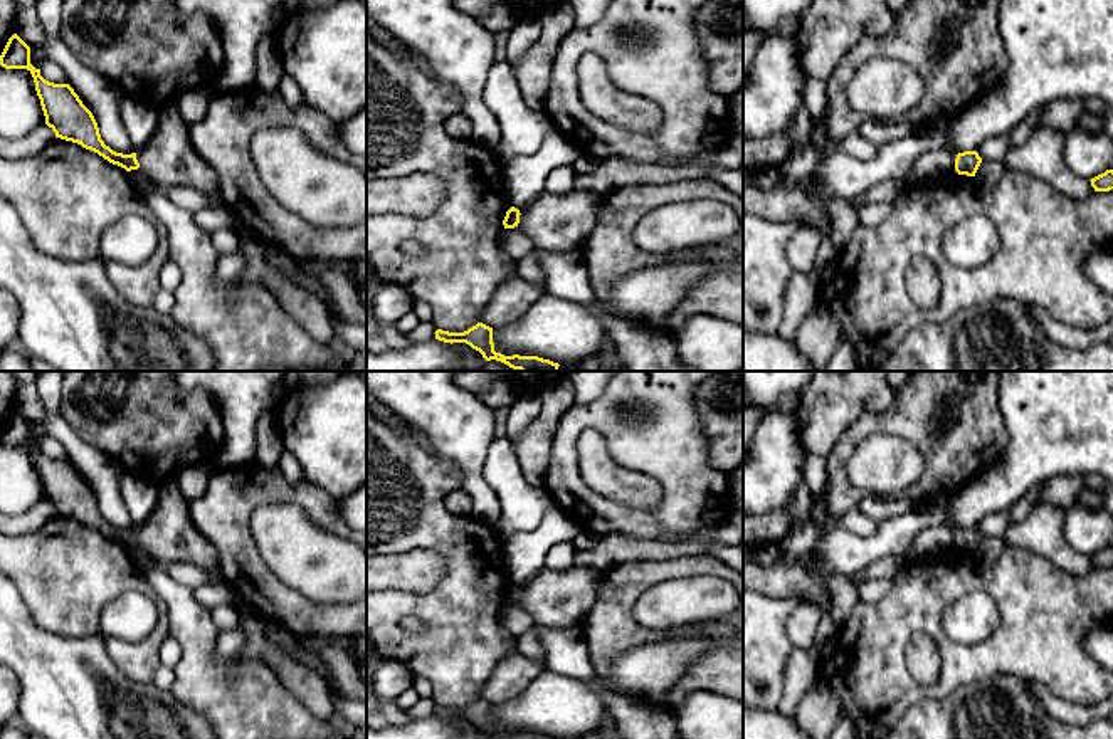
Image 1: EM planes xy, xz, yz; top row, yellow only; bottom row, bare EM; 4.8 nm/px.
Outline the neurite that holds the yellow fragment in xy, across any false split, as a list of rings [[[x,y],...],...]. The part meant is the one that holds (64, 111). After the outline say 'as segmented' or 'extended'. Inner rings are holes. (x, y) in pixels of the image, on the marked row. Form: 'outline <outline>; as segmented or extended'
outline [[[17,34],[8,39],[0,66],[27,69],[32,74],[45,124],[55,138],[77,143],[126,171],[140,168],[160,188],[190,186],[224,207],[217,173],[193,149],[188,124],[175,104],[160,111],[158,128],[141,151],[123,155],[104,144],[92,113],[69,84],[54,84],[40,76],[40,69],[30,64],[30,47]]]; extended

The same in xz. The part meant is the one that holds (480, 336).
outline [[[477,322],[476,326],[469,328],[464,333],[449,333],[437,329],[435,339],[451,344],[466,343],[472,349],[479,351],[486,361],[496,359],[520,371],[558,371],[560,366],[558,363],[538,356],[520,356],[520,354],[504,356],[501,353],[496,353],[493,343],[493,328],[483,322]]]; as segmented

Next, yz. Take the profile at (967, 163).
outline [[[963,151],[958,153],[955,158],[955,171],[958,175],[975,176],[978,166],[982,163],[982,158],[977,151]]]; as segmented

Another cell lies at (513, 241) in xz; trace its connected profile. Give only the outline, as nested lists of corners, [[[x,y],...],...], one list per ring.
[[[518,227],[504,228],[499,242],[501,249],[514,260],[523,259],[535,250],[533,240],[525,235]]]

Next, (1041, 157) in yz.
[[[1036,126],[1024,144],[1010,146],[1004,165],[1044,181],[1054,190],[1073,197],[1086,198],[1095,188],[1088,178],[1074,175],[1063,161],[1066,133],[1051,126]]]

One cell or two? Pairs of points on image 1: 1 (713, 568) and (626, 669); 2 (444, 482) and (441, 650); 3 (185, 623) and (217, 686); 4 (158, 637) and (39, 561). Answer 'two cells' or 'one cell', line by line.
1: two cells
2: one cell
3: one cell
4: one cell

